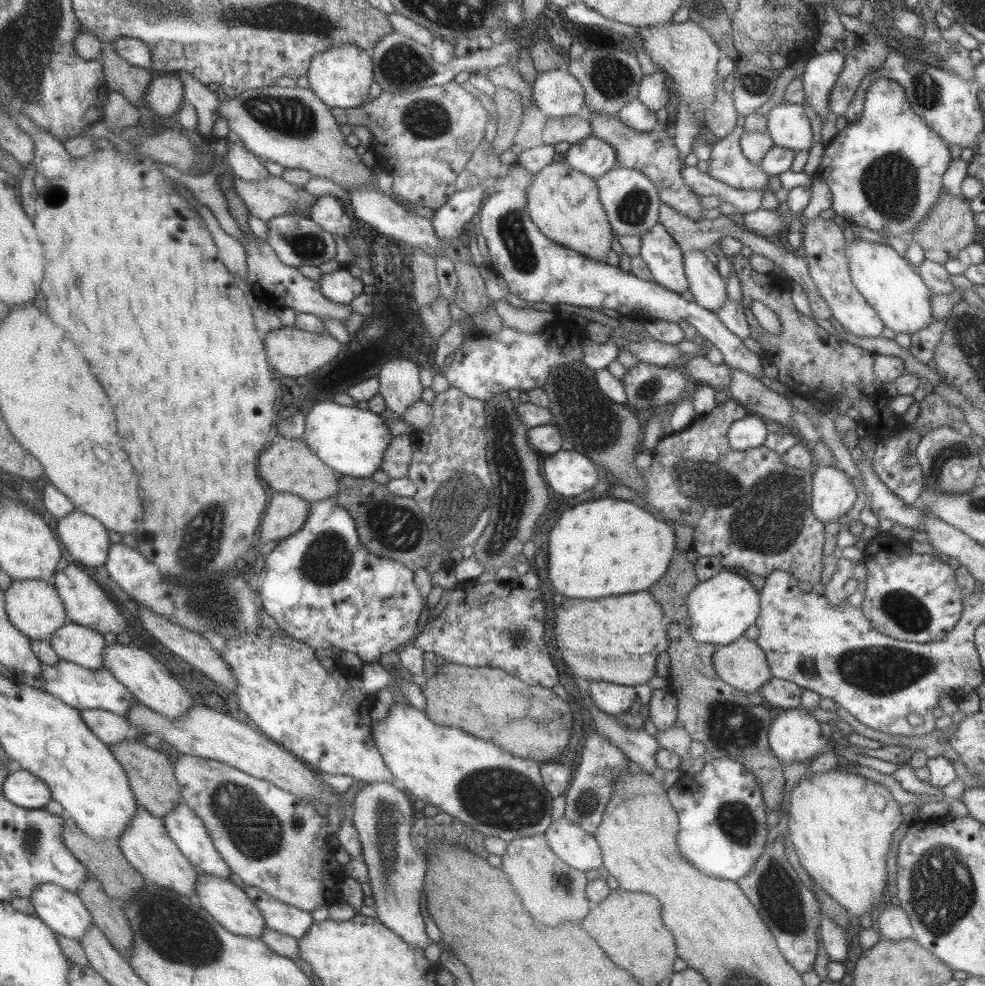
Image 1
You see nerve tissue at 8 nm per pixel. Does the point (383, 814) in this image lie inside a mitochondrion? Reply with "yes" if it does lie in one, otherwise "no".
yes

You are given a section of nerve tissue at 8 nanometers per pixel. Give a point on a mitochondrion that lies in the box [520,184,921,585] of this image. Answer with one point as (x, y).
(767, 512)

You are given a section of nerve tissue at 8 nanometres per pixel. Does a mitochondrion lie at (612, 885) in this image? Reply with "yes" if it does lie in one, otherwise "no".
no

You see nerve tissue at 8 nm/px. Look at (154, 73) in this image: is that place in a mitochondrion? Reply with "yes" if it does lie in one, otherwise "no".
no

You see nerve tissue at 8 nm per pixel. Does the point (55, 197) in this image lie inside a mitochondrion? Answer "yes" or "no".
no

